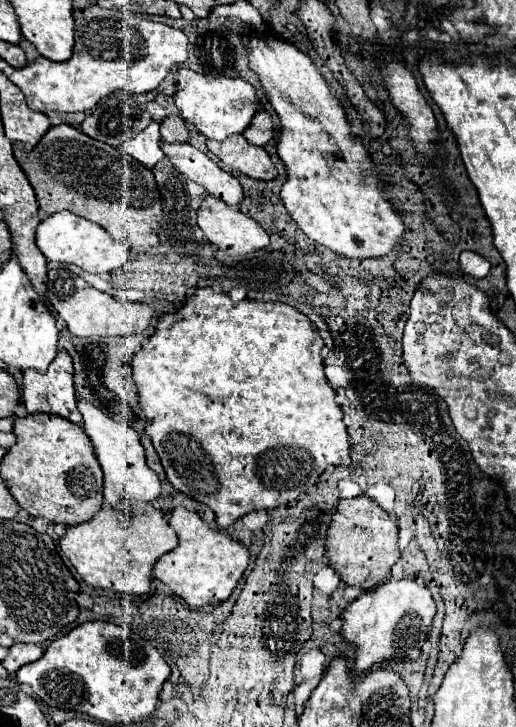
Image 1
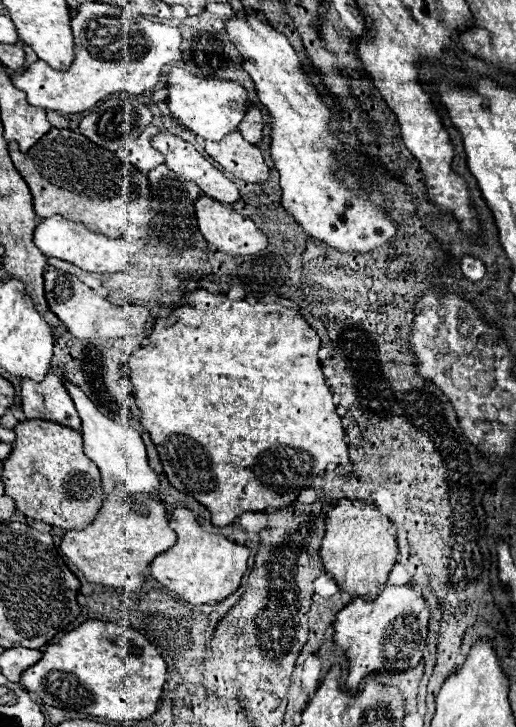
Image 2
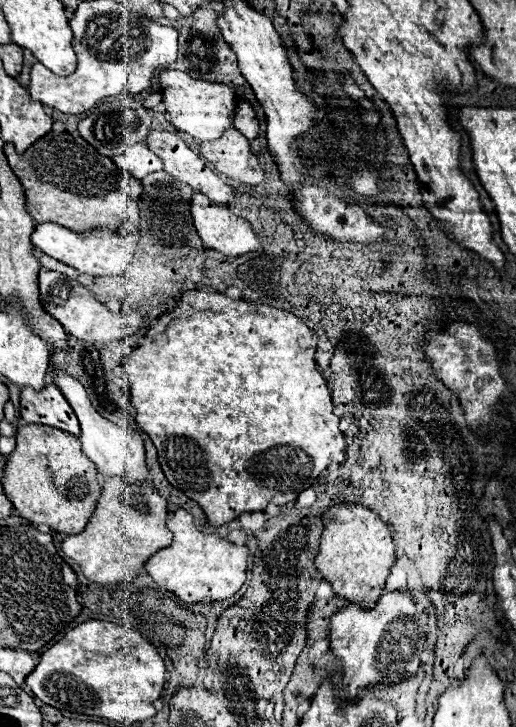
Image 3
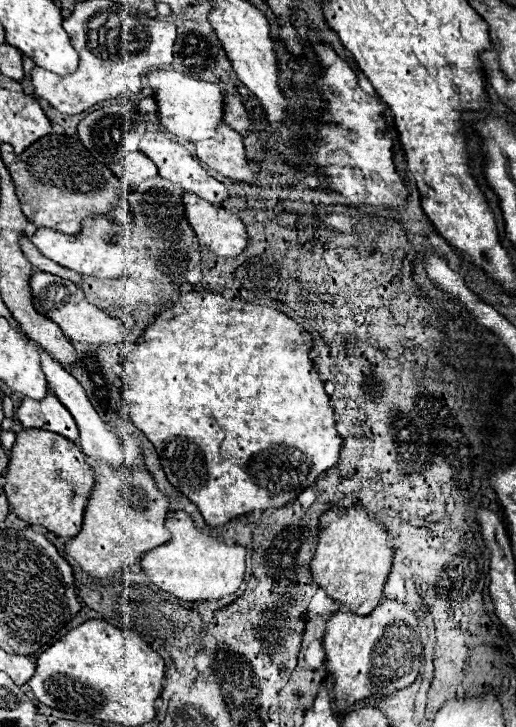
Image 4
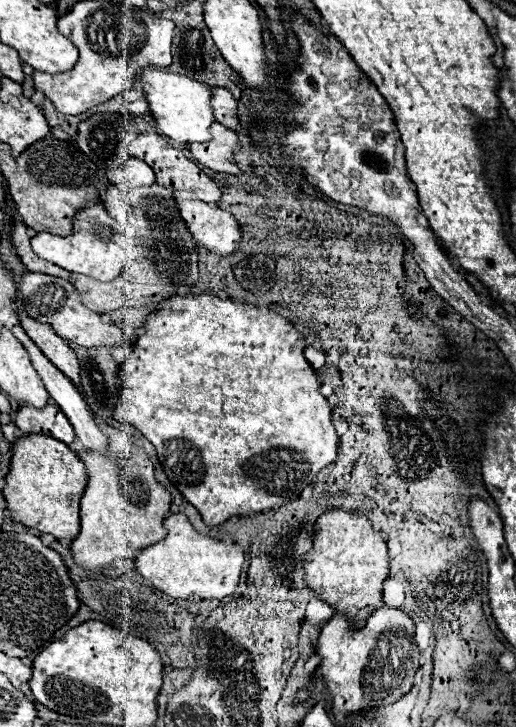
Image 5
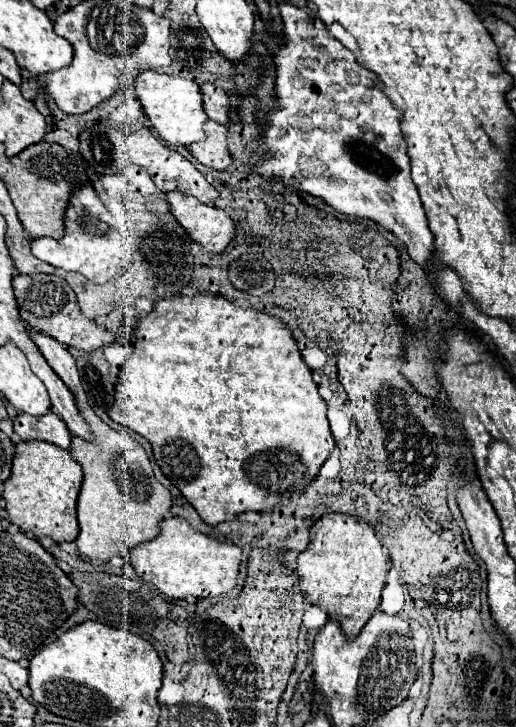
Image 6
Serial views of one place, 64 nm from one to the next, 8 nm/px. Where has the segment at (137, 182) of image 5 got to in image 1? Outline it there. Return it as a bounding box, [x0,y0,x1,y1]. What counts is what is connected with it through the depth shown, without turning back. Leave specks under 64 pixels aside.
[122,122,164,168]

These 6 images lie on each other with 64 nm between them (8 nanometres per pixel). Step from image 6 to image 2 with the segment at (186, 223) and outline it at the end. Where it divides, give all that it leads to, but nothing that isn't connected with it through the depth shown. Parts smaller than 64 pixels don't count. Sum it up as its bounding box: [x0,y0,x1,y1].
[196,196,268,256]

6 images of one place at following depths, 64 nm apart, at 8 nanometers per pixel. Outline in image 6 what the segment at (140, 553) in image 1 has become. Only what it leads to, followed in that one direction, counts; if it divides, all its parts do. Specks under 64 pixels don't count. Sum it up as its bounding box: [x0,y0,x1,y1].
[26,324,172,564]

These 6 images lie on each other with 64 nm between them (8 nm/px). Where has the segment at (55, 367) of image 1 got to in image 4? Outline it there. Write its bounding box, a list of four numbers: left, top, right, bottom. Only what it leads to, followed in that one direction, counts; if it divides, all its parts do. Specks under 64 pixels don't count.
[16,392,78,440]

